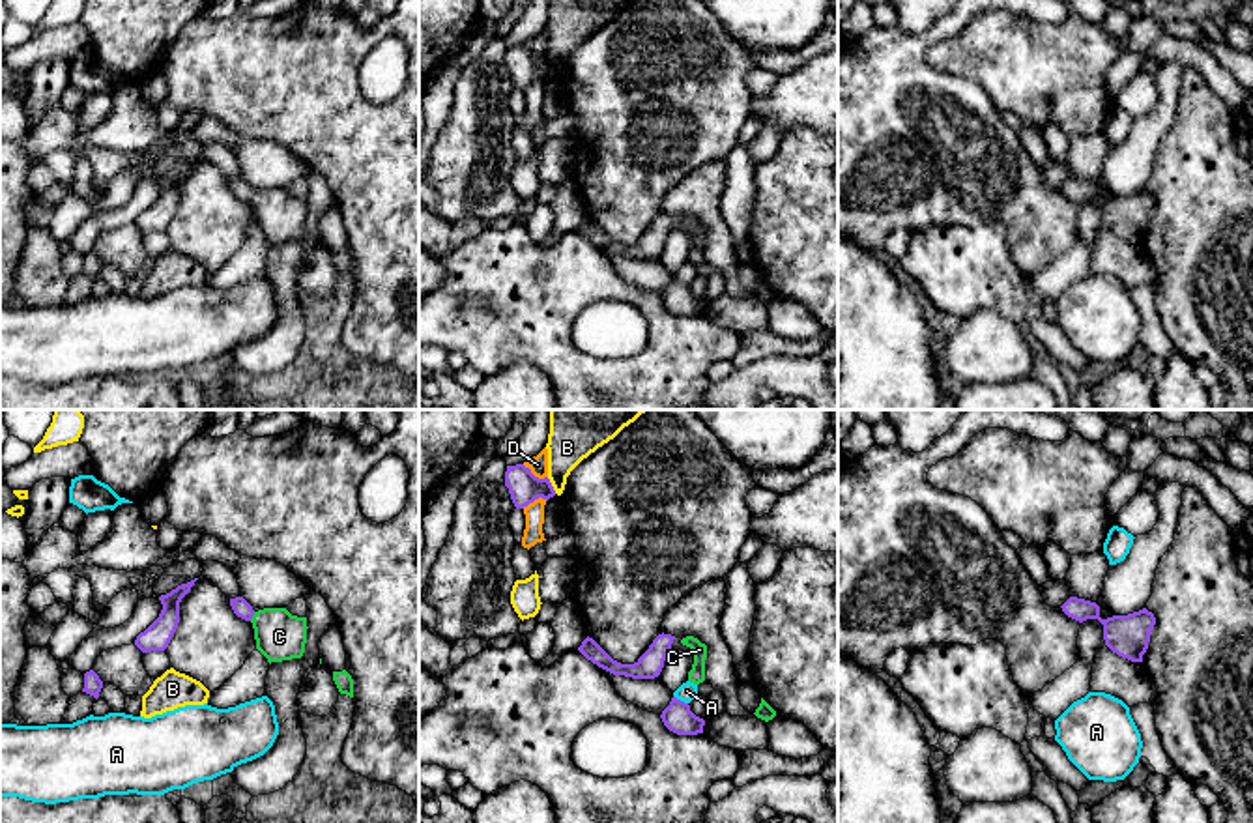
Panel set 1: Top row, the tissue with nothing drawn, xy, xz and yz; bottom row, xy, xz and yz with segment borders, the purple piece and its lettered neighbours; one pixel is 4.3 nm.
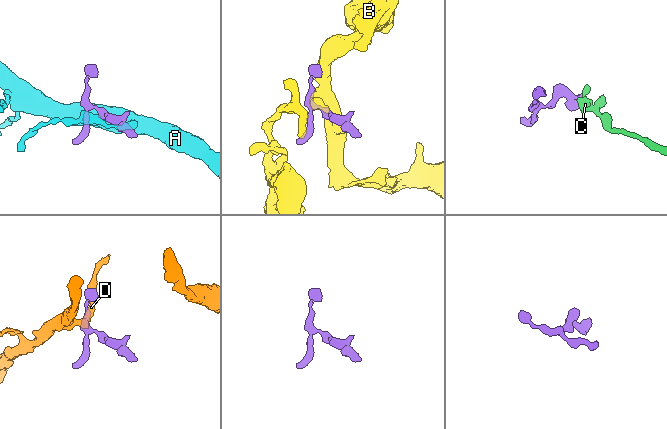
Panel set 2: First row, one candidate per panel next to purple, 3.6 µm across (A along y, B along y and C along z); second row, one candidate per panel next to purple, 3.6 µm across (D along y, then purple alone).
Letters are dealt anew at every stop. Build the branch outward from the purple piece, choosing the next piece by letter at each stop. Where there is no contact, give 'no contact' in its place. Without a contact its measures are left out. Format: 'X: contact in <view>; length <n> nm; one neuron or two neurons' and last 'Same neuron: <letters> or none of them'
A: contact in xz; length 80 nm; two neurons
B: contact in xz; length 80 nm; two neurons
C: contact in xy; length 50 nm; one neuron
D: contact in xz; length 130 nm; two neurons
Same neuron: C

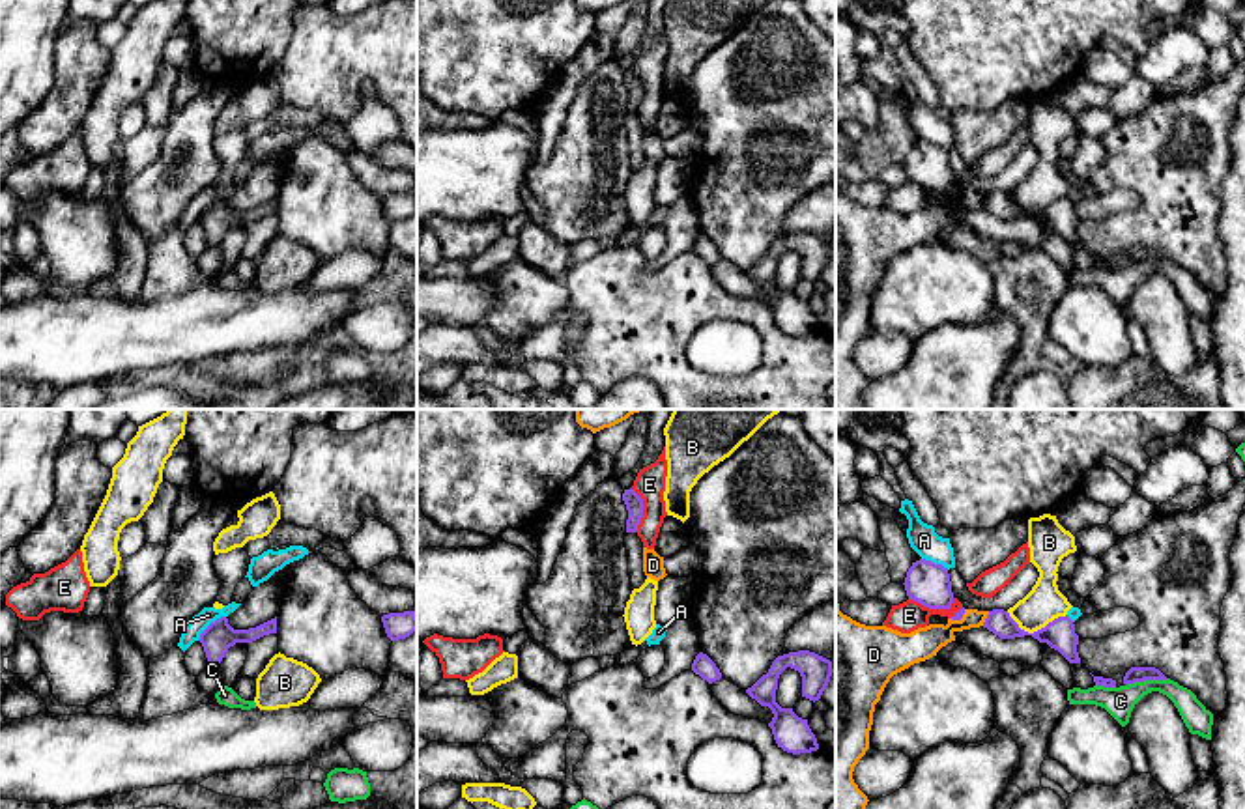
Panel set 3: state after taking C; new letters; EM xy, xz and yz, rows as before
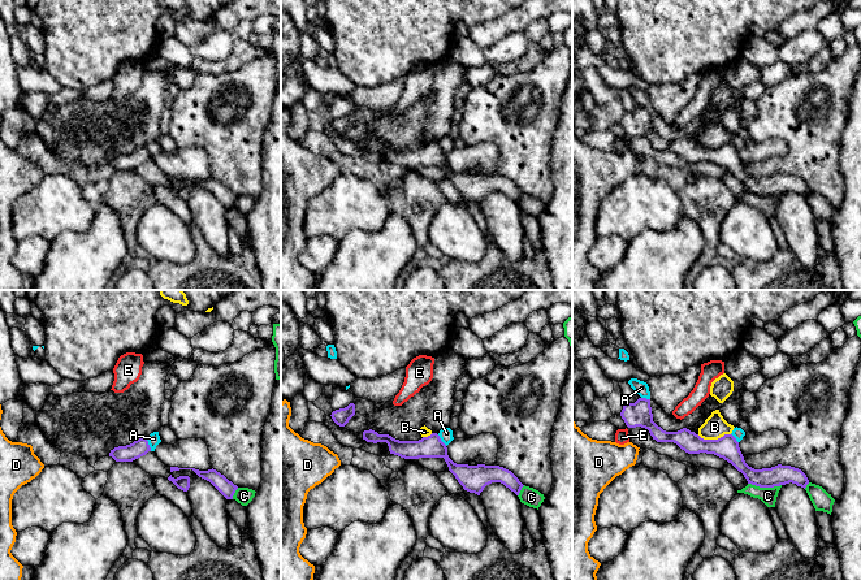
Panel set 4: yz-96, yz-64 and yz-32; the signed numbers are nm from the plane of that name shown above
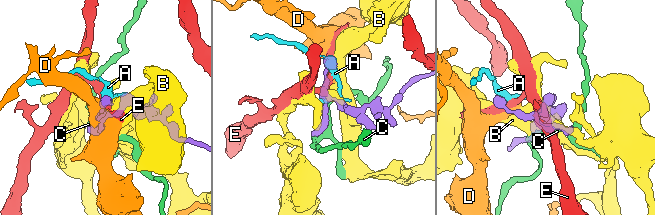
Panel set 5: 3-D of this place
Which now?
A: contact in xy; length 170 nm; two neurons
B: contact in yz; length 260 nm; two neurons
C: contact in yz; length 190 nm; two neurons
D: contact in yz; length 70 nm; two neurons
E: contact in yz; length 200 nm; two neurons
Same neuron: none of them

